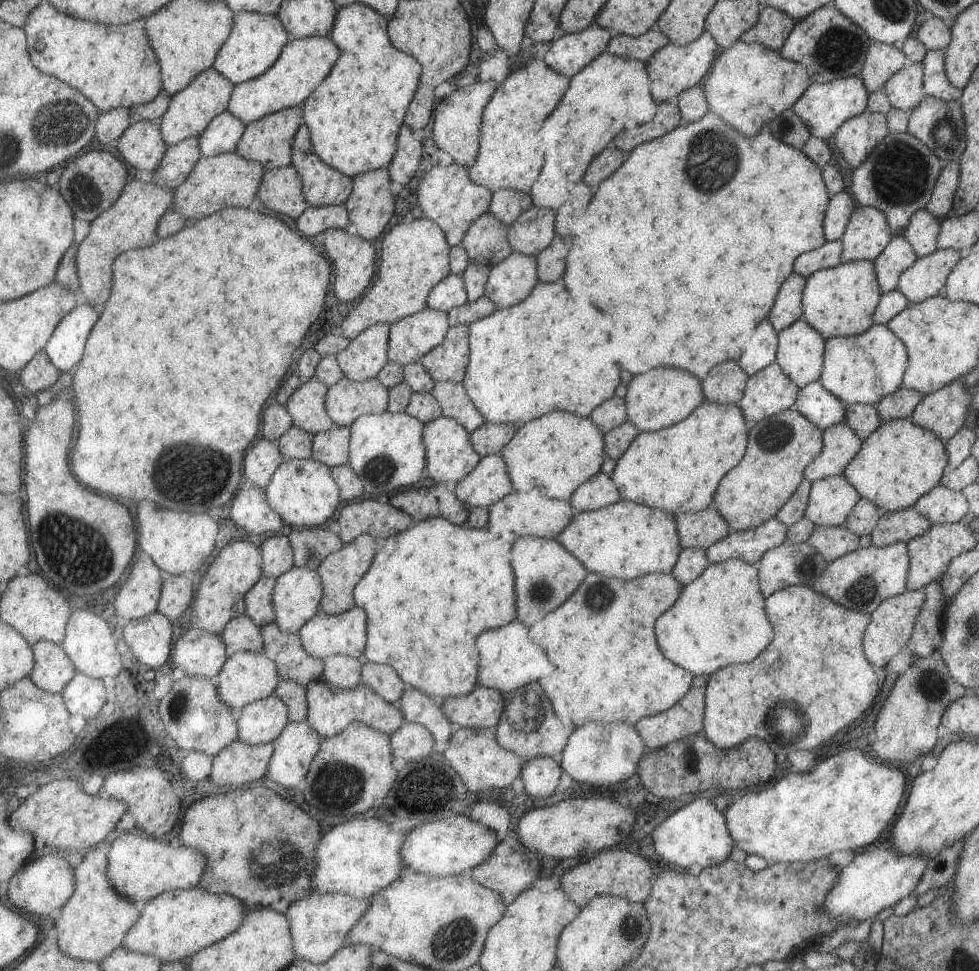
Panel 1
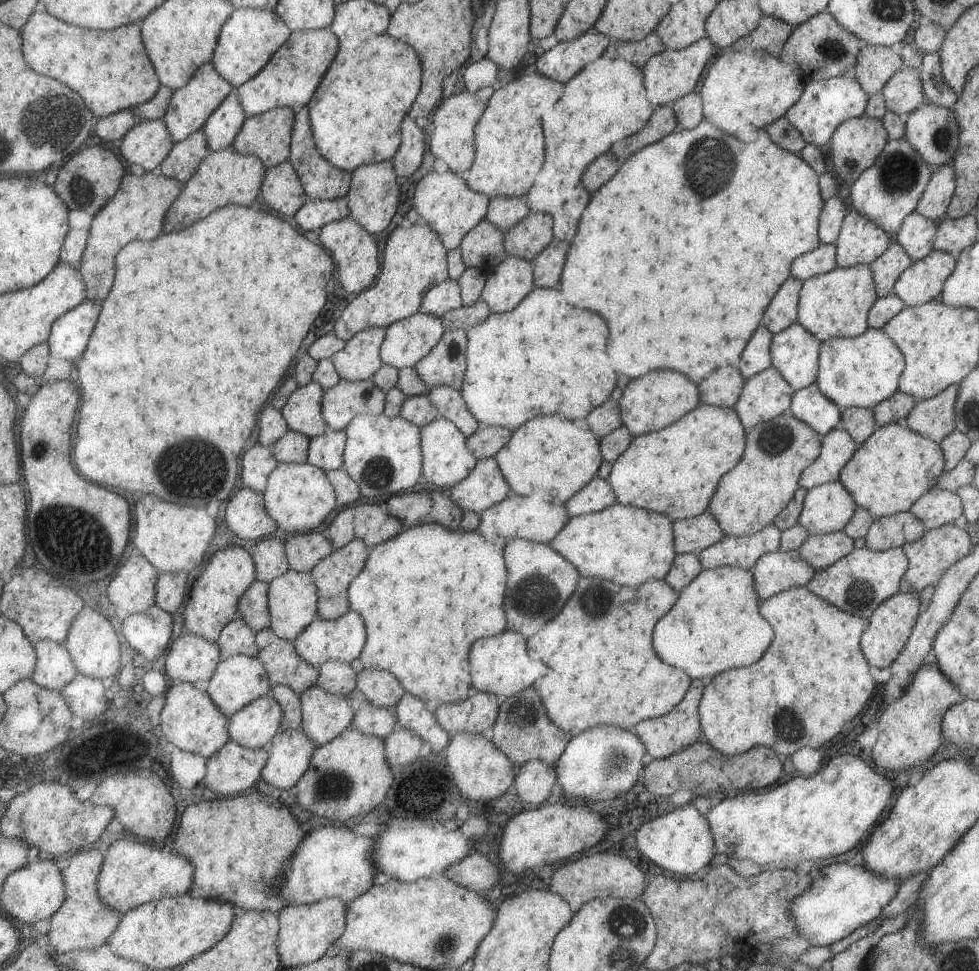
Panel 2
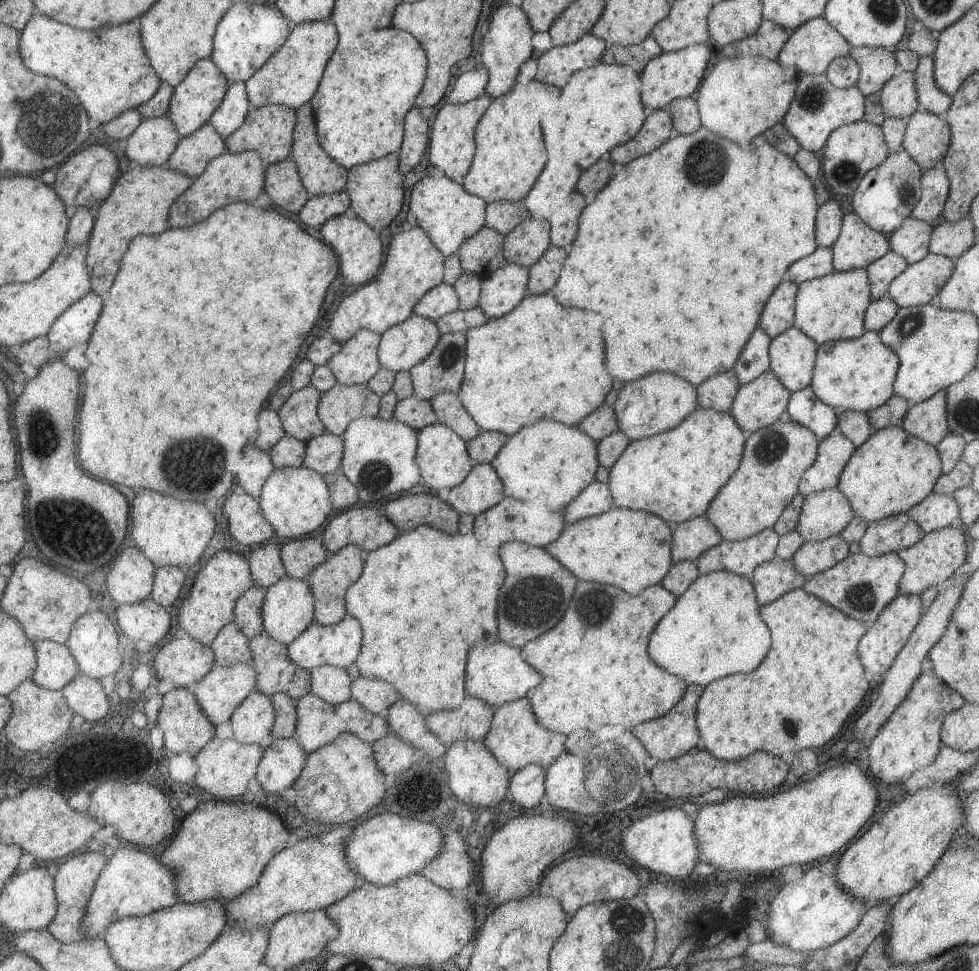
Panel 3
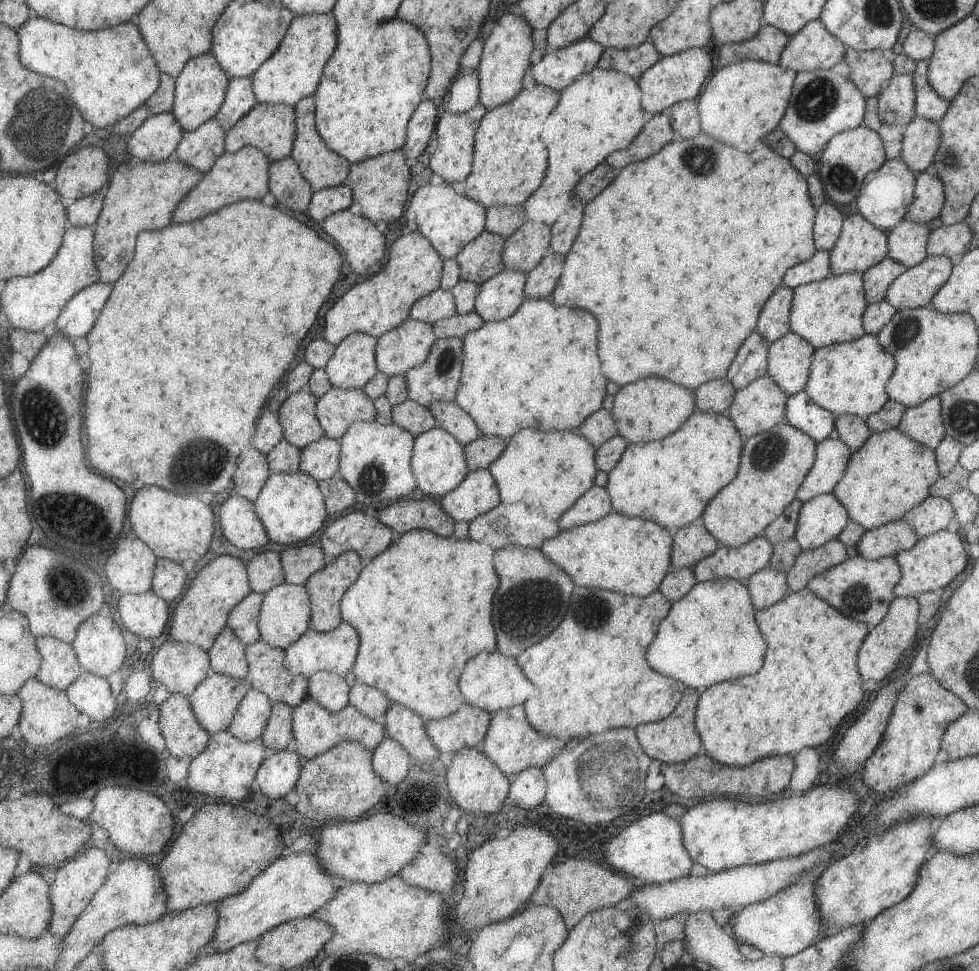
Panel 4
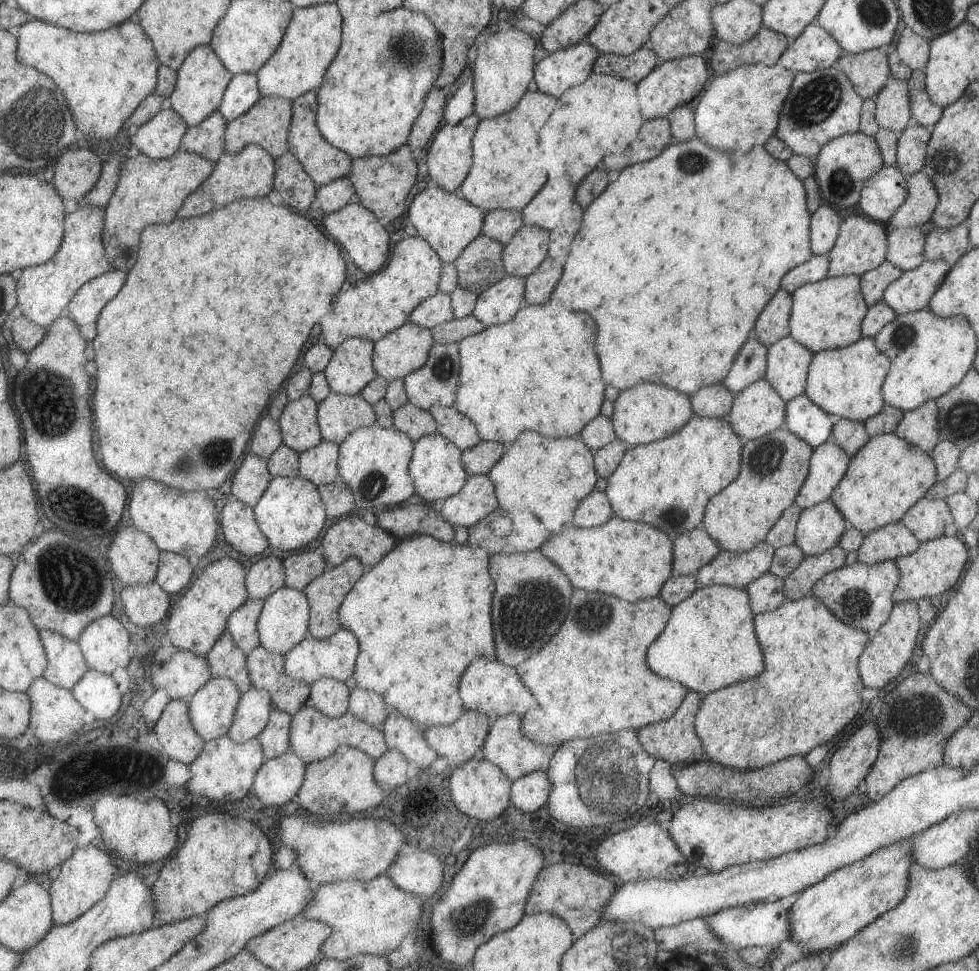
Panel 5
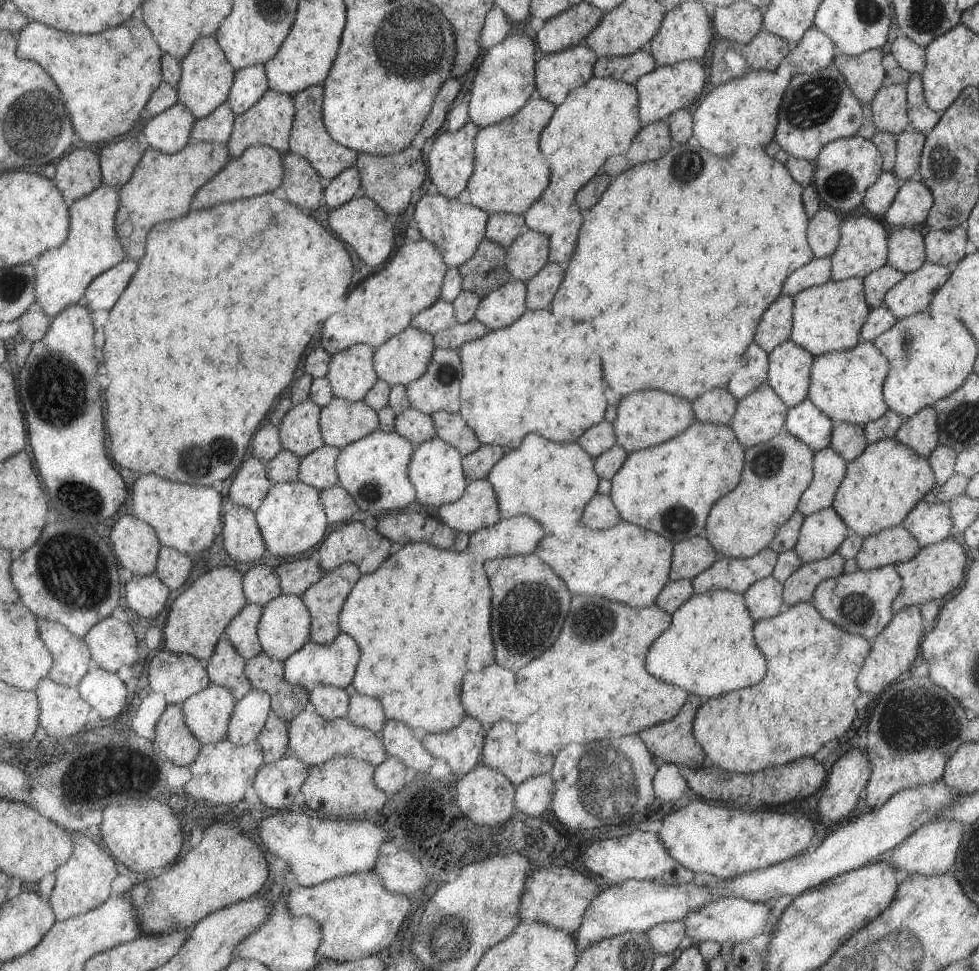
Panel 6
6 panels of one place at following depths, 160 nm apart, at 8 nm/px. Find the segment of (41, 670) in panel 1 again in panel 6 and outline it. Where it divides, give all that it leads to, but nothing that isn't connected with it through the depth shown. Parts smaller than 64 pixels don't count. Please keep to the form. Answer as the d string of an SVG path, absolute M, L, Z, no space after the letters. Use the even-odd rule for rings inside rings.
M38 619L43 640L54 654L54 668L48 674L59 684L78 687L90 672L93 654L85 638L73 634L60 622Z

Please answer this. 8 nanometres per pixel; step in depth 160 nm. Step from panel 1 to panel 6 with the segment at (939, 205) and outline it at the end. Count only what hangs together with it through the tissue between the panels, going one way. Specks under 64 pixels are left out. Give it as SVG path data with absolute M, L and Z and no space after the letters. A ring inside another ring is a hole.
M918 177L899 182L894 199L884 212L883 220L891 228L919 226L926 221L933 197Z

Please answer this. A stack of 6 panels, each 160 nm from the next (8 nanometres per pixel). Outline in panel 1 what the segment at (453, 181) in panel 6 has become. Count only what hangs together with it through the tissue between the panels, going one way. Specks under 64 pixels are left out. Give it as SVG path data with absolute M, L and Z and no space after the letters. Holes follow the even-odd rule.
M475 80L469 86L455 88L451 96L437 102L433 116L433 142L437 149L447 152L456 164L469 169L478 152L483 108L490 102L498 85L495 82Z

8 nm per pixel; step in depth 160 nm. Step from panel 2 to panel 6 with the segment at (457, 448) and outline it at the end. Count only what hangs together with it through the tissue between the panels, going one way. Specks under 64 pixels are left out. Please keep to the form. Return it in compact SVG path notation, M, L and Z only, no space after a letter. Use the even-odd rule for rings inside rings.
M433 438L413 447L407 472L416 492L416 501L425 506L431 504L438 507L459 500L468 483L464 478L461 459L459 451L441 439Z

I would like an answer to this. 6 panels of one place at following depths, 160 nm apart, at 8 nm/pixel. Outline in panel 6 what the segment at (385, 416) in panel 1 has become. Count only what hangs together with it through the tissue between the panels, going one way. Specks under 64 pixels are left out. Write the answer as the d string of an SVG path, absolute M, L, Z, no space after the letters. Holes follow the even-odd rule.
M377 428L340 450L337 458L340 486L350 493L360 510L368 514L386 514L389 510L405 508L416 500L416 492L407 472L413 445L405 437Z

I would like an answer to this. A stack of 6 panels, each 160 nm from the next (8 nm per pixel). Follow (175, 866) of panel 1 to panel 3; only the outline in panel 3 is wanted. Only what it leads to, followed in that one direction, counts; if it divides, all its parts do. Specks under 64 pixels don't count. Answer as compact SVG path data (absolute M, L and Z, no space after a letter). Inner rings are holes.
M120 848L107 862L108 865L93 889L92 900L88 904L87 914L83 921L83 932L87 938L101 938L111 924L127 917L142 917L157 912L159 909L172 907L179 902L176 874L165 866L161 857L154 856L151 850L143 848Z

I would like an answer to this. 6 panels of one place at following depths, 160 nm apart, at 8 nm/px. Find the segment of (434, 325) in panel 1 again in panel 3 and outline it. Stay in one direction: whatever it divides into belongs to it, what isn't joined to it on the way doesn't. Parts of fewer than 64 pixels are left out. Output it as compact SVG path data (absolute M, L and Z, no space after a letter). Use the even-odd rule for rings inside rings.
M411 314L403 322L391 325L385 333L381 334L378 361L381 363L381 366L391 372L408 371L414 364L427 358L440 335L434 321Z

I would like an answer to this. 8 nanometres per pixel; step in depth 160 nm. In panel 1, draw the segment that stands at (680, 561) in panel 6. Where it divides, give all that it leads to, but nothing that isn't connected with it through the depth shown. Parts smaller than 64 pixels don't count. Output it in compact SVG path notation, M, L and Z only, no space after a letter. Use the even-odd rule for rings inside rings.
M713 506L698 512L679 512L674 522L681 549L696 547L706 550L730 531L727 522Z

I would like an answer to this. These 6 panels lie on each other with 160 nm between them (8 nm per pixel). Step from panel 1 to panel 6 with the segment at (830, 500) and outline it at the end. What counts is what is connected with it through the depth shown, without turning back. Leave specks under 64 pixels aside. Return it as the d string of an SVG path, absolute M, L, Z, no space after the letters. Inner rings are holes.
M832 507L804 516L795 546L802 563L810 563L833 554L846 537L848 528Z

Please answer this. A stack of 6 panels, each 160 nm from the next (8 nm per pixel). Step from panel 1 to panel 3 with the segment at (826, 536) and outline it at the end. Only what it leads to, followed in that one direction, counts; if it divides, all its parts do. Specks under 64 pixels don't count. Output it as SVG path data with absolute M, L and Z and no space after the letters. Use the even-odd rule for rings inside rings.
M838 534L812 543L803 543L792 556L792 564L799 574L809 578L843 560L848 554L848 542Z

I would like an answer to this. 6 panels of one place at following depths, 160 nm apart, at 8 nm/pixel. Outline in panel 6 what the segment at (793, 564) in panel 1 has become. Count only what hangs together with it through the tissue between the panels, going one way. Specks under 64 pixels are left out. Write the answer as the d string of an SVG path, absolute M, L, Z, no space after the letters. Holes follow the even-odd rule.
M772 575L755 581L742 596L744 606L754 622L777 616L785 607L782 602L782 583Z

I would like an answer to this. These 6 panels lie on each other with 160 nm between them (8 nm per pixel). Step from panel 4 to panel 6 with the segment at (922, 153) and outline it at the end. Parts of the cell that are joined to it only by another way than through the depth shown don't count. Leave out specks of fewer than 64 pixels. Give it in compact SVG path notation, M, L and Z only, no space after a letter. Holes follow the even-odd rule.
M913 129L900 132L896 136L896 155L892 168L900 182L916 178L924 134Z

